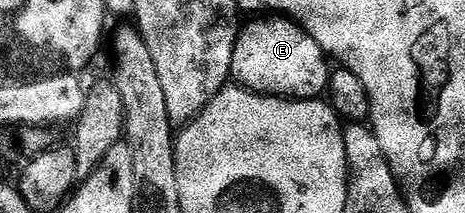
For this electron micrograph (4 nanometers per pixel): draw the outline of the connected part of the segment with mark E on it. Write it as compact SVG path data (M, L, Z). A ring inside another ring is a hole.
M282 16L269 17L249 21L241 29L231 59L231 79L256 95L319 99L327 91L331 76L329 57L296 21Z

